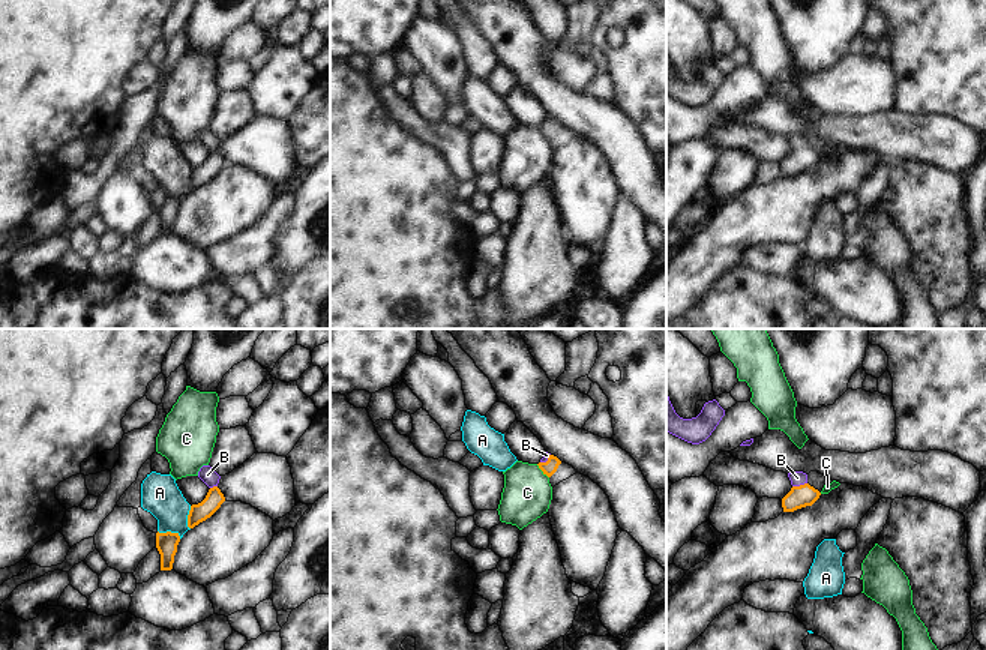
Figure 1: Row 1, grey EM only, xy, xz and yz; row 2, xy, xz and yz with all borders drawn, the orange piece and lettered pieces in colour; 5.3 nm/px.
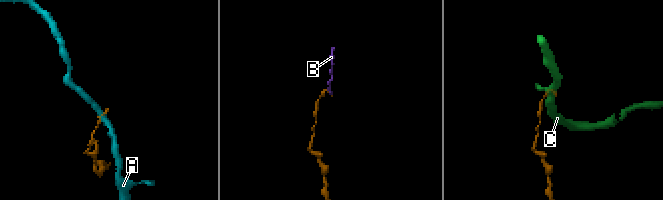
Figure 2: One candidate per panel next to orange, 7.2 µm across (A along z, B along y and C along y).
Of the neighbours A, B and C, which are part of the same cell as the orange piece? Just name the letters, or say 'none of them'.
B

